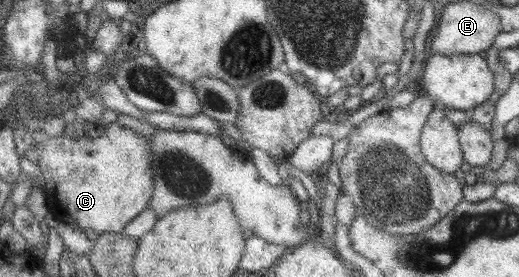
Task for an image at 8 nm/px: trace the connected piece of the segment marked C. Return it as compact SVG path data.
M117 121L105 124L93 139L83 136L73 140L62 133L57 137L37 136L23 157L39 166L43 178L41 190L49 206L48 219L81 228L91 242L101 233L121 233L123 227L147 207L153 193L149 137L131 131L130 127L119 127Z

